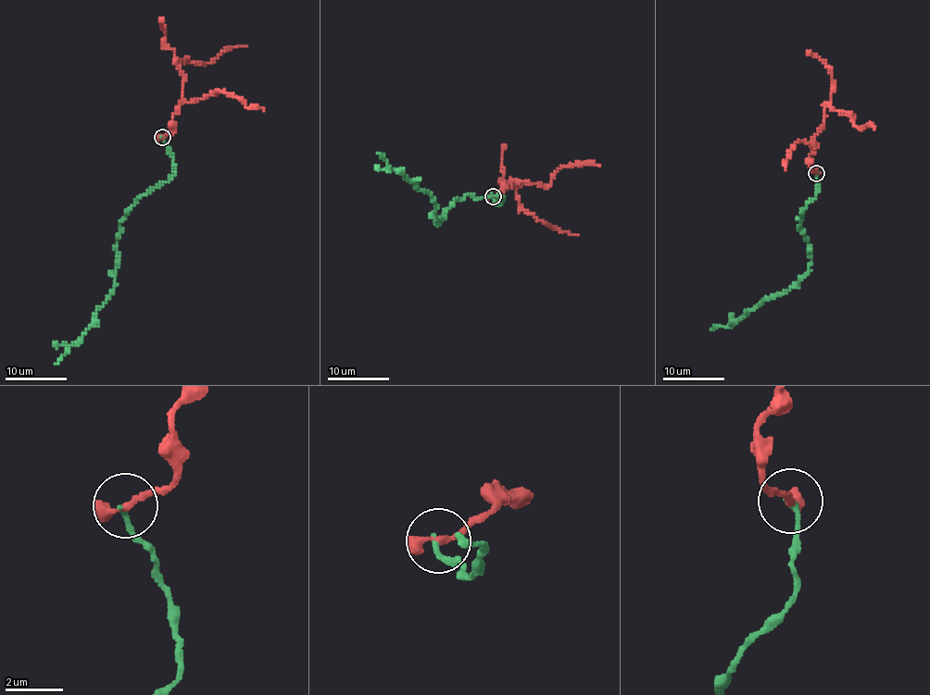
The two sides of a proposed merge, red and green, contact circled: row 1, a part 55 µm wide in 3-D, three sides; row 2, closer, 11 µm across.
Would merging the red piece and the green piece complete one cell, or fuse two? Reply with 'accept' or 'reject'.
reject

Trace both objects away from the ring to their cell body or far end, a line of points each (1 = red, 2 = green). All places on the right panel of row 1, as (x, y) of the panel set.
1: (815, 172), (810, 168), (812, 140), (823, 125), (827, 105), (848, 113), (859, 129), (872, 125), (875, 130)
2: (817, 172), (816, 194), (798, 218), (809, 244), (809, 270), (797, 285), (728, 325), (711, 328)

